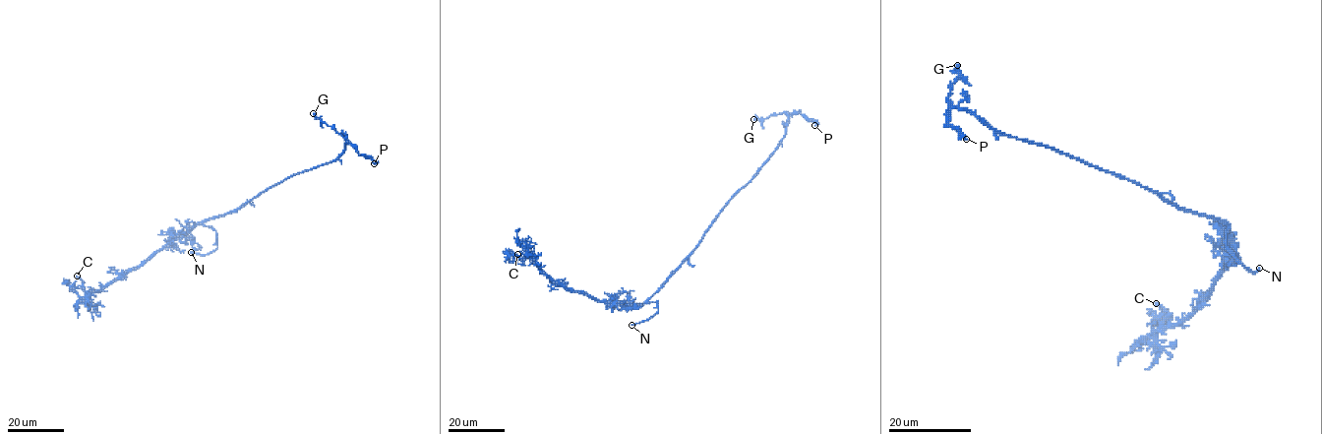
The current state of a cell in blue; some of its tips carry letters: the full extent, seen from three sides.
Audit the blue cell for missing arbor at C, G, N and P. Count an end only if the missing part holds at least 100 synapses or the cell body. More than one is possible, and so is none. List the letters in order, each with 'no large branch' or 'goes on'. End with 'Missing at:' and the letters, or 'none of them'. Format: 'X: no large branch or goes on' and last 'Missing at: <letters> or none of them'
C: no large branch
G: no large branch
N: goes on
P: no large branch
Missing at: N

